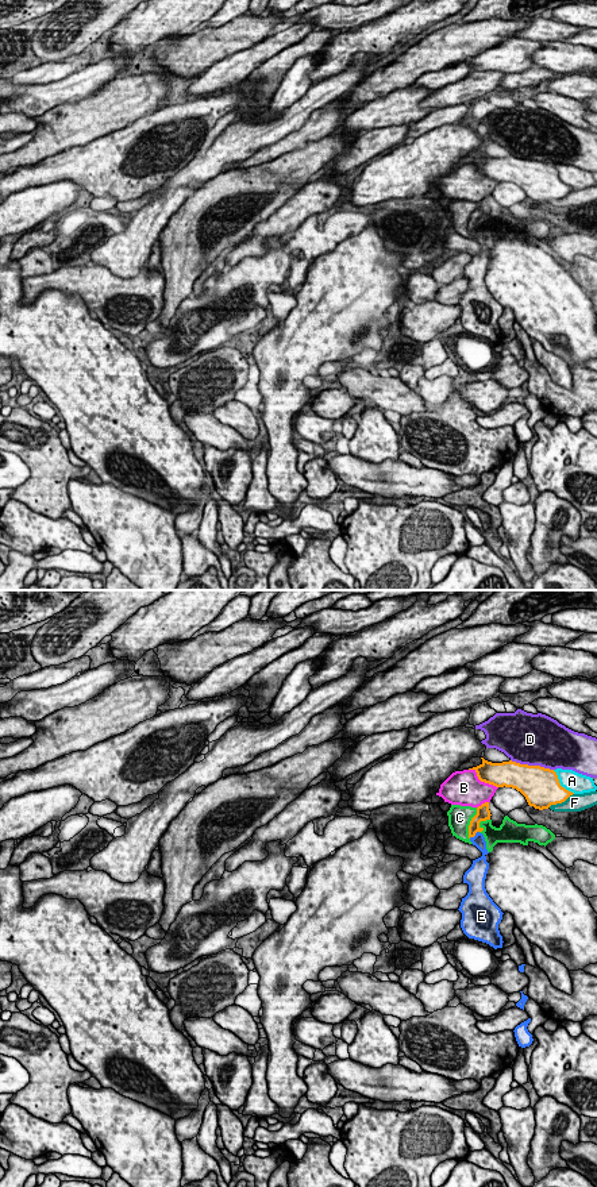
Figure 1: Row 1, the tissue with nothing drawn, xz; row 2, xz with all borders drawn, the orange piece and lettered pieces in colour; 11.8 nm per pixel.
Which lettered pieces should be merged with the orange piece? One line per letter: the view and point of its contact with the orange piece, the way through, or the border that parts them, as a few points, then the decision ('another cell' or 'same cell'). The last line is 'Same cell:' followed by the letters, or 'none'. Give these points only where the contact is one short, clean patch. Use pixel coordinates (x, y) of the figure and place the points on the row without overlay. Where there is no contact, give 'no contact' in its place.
A: meets orange in xz at (559, 180); another cell
B: meets orange in xz at (482, 176); another cell
C: meets orange in xz at (470, 219); another cell
D: meets orange in xz at (532, 161); another cell
E: meets orange in xz at (473, 231); runs through xz (474, 219), (473, 231), (478, 235); same cell
F: meets orange in xz at (561, 197); another cell
Same cell: E

